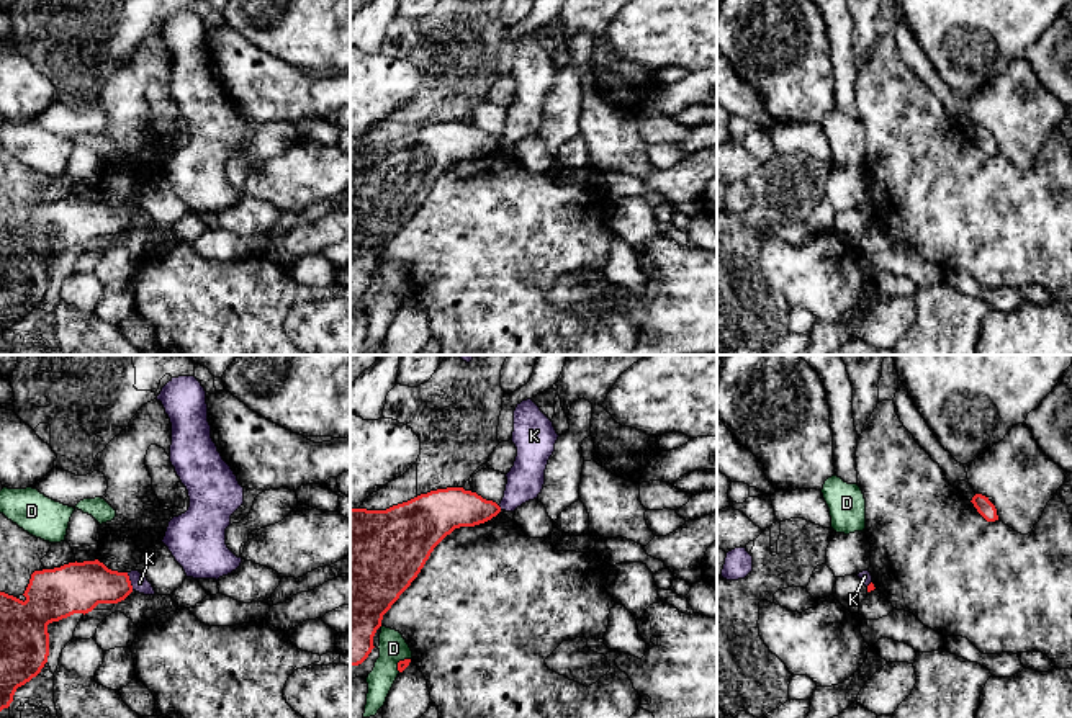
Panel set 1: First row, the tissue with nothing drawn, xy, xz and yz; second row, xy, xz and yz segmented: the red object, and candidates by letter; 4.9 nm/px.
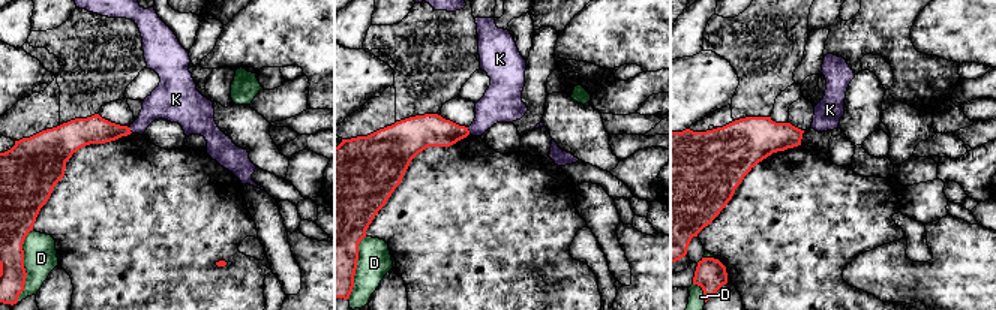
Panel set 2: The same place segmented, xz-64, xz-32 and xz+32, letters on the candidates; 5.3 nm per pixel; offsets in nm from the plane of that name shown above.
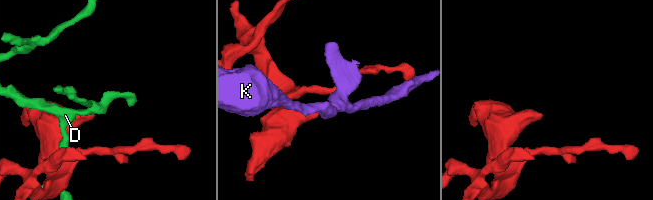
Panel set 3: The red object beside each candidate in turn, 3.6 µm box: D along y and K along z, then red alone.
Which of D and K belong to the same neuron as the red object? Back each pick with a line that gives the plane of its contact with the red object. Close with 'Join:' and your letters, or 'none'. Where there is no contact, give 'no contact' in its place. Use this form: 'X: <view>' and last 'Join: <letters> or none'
Join: none

